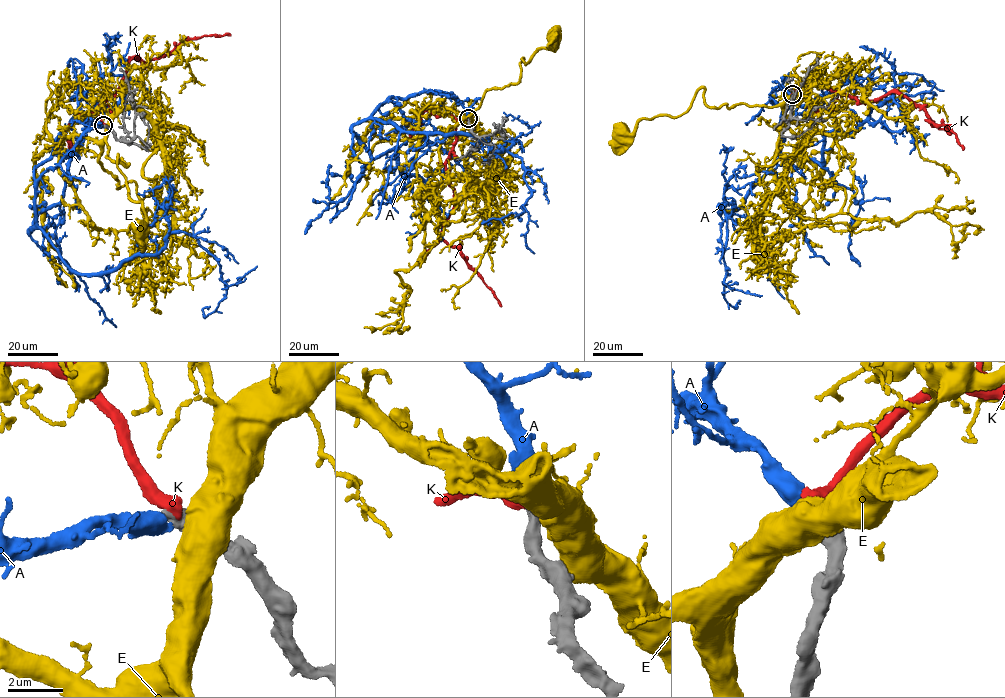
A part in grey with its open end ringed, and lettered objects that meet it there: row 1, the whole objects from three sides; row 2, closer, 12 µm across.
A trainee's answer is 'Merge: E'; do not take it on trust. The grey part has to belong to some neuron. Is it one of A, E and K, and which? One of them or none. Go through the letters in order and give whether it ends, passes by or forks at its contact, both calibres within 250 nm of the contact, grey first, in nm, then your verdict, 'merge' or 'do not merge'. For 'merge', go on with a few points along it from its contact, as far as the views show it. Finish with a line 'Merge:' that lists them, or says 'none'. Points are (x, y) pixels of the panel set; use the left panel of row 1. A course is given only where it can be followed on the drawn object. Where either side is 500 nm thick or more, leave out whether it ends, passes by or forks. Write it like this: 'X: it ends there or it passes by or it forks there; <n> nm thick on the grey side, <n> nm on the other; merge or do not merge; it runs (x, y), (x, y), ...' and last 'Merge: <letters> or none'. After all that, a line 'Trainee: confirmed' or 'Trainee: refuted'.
A: 480 nm thick on the grey side, 600 nm on the other; merge; it runs (103, 126), (37, 181), (35, 222), (91, 276), (170, 233), (198, 239), (227, 286), (204, 317), (210, 306)
E: 750 nm thick on the grey side, 750 nm on the other; do not merge
K: 500 nm thick on the grey side, 600 nm on the other; do not merge
Merge: A
Trainee: refuted

